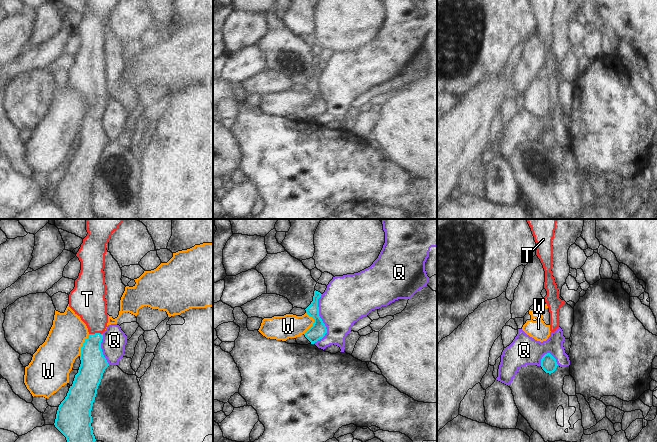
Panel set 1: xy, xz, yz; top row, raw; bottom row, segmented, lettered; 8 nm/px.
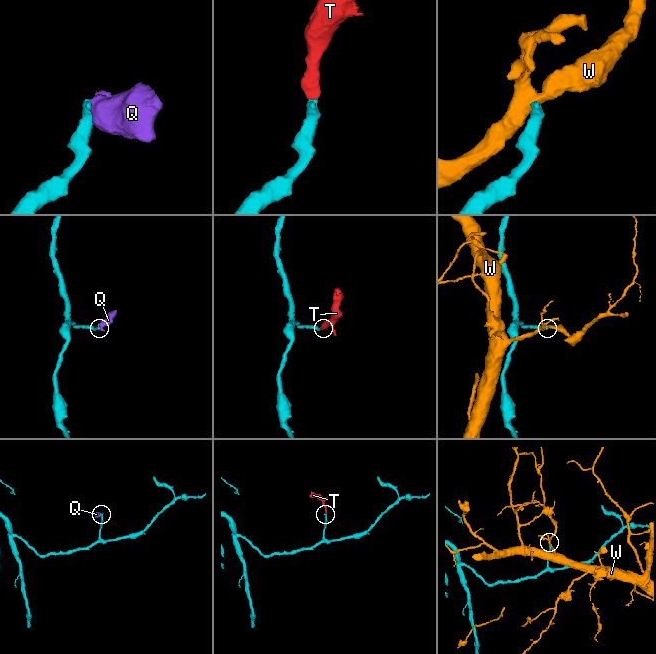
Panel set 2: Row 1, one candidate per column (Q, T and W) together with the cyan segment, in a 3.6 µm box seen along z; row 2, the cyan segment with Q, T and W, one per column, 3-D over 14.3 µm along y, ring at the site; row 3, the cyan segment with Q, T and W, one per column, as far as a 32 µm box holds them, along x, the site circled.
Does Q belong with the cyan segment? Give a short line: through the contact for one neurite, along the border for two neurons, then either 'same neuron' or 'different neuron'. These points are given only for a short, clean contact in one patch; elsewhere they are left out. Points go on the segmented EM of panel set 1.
xz (322, 294), (318, 299), (318, 315), (326, 333), (313, 343) | different neuron

